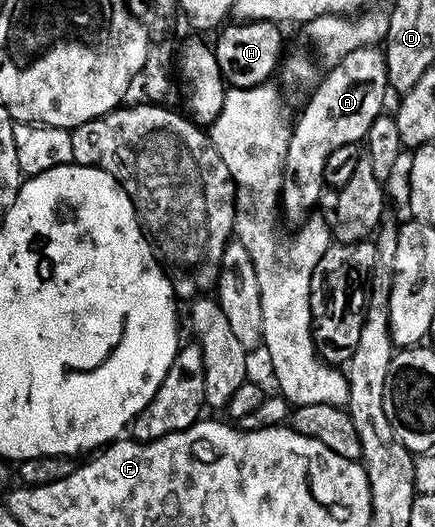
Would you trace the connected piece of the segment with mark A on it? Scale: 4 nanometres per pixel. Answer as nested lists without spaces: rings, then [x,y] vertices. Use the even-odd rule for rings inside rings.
[[[362,47],[357,53],[349,53],[345,61],[330,68],[326,72],[323,84],[311,95],[303,116],[293,123],[291,140],[289,141],[289,153],[285,157],[285,169],[283,170],[283,194],[281,196],[281,215],[284,220],[299,225],[312,214],[311,211],[319,203],[319,198],[325,192],[325,164],[329,157],[337,153],[350,143],[362,144],[367,138],[369,129],[373,129],[373,121],[384,114],[383,102],[389,96],[389,84],[387,81],[387,57],[379,47]]]

